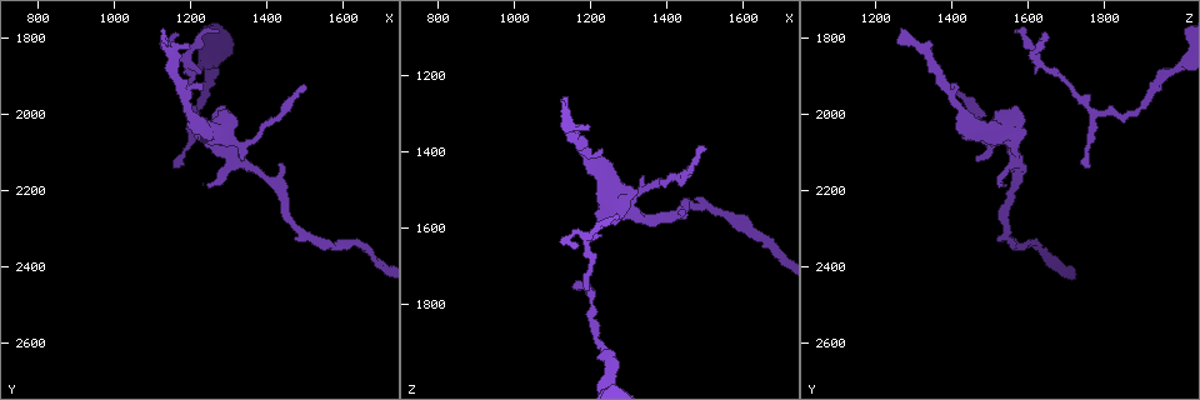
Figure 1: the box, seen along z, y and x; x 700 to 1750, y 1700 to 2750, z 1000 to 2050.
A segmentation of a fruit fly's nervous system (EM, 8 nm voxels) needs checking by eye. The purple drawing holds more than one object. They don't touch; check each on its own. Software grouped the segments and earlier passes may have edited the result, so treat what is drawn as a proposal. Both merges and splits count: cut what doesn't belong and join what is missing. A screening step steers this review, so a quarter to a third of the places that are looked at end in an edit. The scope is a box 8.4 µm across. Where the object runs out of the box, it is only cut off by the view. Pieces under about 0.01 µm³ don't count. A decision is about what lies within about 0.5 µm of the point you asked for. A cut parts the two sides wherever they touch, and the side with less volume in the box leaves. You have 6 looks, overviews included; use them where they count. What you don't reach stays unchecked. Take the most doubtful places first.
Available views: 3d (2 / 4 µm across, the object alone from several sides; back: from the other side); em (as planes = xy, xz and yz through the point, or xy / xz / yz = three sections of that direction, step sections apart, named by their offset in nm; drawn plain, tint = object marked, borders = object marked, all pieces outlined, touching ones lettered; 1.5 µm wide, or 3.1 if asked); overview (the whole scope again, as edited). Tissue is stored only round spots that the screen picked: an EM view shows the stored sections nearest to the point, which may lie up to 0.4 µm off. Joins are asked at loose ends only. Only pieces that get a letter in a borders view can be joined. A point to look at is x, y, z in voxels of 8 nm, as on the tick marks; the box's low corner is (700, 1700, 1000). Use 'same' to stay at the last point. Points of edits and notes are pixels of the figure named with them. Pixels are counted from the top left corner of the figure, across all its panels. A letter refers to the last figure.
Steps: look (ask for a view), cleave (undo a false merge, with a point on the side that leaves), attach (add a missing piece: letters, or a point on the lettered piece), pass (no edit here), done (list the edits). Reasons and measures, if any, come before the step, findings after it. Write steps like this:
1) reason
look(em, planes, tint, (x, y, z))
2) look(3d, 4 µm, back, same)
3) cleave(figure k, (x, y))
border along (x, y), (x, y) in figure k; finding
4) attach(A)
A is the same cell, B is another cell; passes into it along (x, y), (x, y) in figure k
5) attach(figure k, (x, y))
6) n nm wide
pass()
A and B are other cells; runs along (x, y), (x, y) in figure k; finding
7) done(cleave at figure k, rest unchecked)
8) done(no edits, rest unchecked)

look(em, planes, plain, (1270, 1780, 1570))

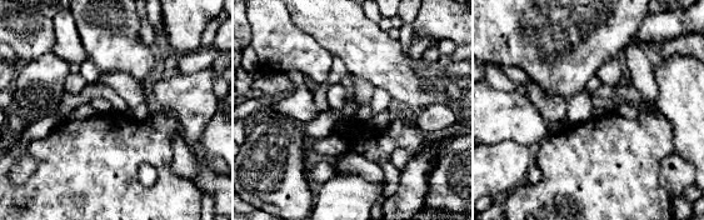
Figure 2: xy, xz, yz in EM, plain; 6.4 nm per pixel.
see the neighbours
look(em, planes, borders, same)

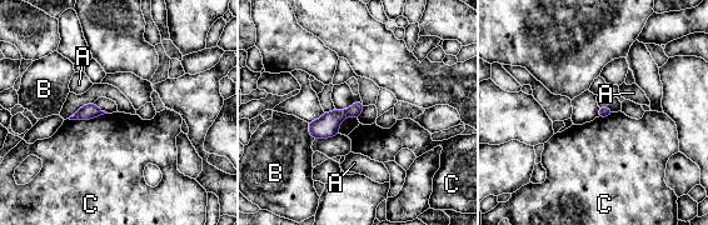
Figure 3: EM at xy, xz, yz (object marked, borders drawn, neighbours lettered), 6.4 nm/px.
C touches over 260 nm
pass()
A, B and C are other cells; border along (106, 113), (89, 119), (69, 119) in figure 3; none of them fits

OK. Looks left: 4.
thin end
look(em, planes, tint, (1235, 1935, 1400))

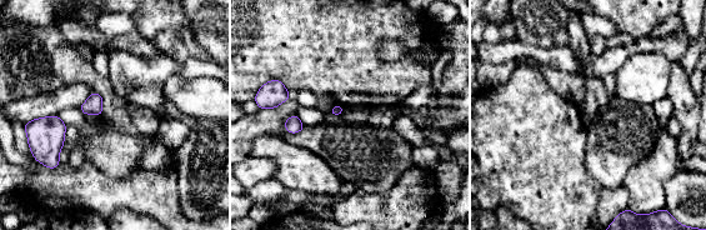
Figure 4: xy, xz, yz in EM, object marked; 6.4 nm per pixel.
see the neighbours
look(em, planes, borders, same)

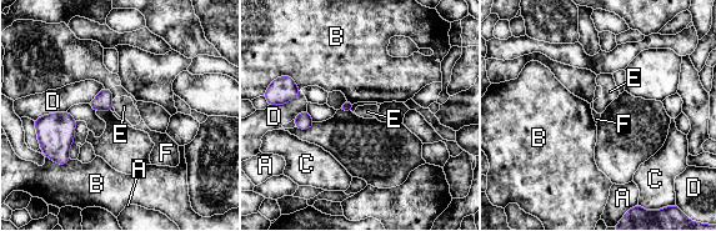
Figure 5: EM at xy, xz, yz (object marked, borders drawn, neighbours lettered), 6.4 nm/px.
D touches over 220 nm
pass()
A, B, C, D, E and F are other cells; no lettered piece goes on from it

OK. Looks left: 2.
an open end
look(em, planes, borders, (1160, 2140, 1750))

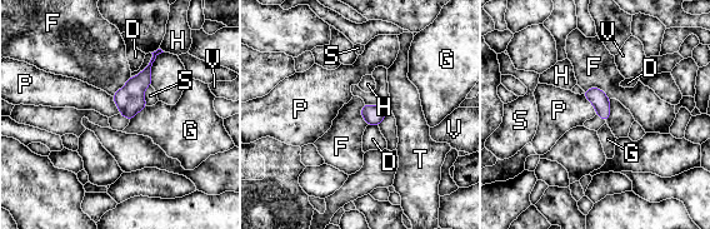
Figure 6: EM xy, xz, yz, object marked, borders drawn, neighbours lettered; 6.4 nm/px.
pass()
D, F, G, H, P, S, T and V are other cells; border along (583, 94), (594, 106), (596, 114) in figure 6; none of them fits

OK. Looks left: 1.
done(no edits, rest unchecked)

